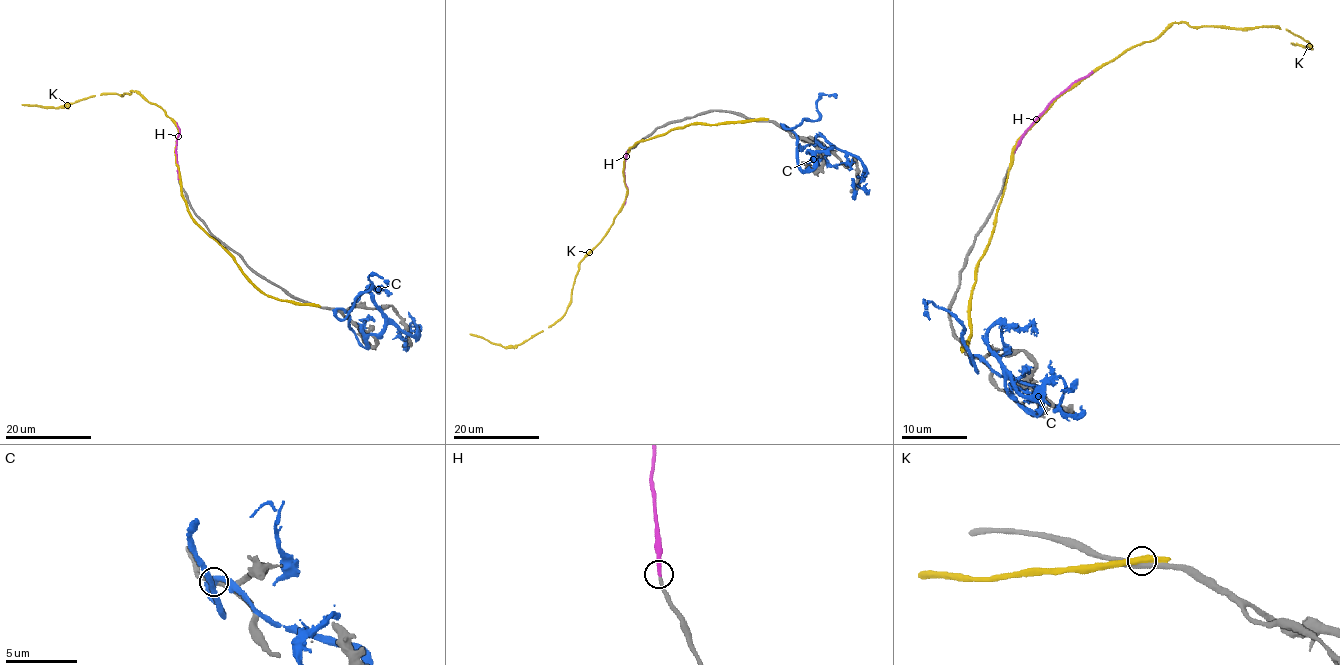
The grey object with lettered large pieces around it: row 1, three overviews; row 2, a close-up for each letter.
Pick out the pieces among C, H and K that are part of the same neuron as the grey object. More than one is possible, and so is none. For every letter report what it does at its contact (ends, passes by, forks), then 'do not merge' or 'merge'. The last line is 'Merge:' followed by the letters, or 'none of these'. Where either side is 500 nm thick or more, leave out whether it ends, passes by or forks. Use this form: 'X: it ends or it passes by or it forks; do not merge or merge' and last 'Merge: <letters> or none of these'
C: do not merge
H: it ends; merge
K: it passes by; do not merge
Merge: H

